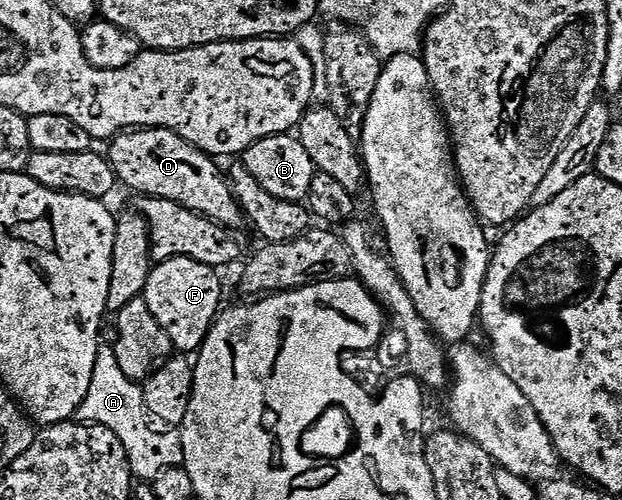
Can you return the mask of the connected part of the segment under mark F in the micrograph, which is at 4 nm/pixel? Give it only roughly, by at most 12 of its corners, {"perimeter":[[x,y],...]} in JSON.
{"perimeter":[[152,269],[143,299],[178,353],[200,353],[223,311],[220,275]]}

